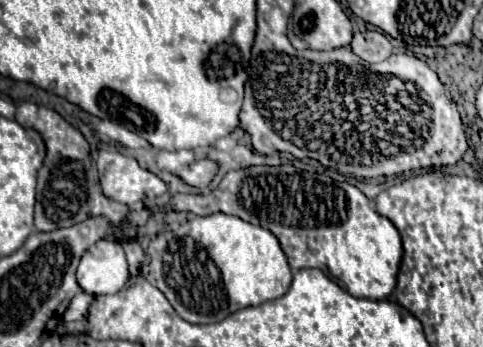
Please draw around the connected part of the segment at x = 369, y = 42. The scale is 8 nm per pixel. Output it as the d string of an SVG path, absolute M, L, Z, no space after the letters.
M377 30L355 32L353 40L351 40L351 48L365 62L381 62L381 60L389 58L393 52L389 38Z

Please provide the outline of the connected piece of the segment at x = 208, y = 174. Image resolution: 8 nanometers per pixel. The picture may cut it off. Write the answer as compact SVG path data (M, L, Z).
M197 160L191 166L185 166L183 170L175 172L181 180L185 180L185 184L189 186L197 186L197 188L207 188L209 182L213 180L217 172L217 164L213 160Z

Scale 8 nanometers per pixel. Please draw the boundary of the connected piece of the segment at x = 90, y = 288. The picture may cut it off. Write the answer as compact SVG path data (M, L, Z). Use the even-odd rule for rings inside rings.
M99 240L89 246L77 268L79 286L93 296L119 292L127 278L127 260L121 244L115 240Z

